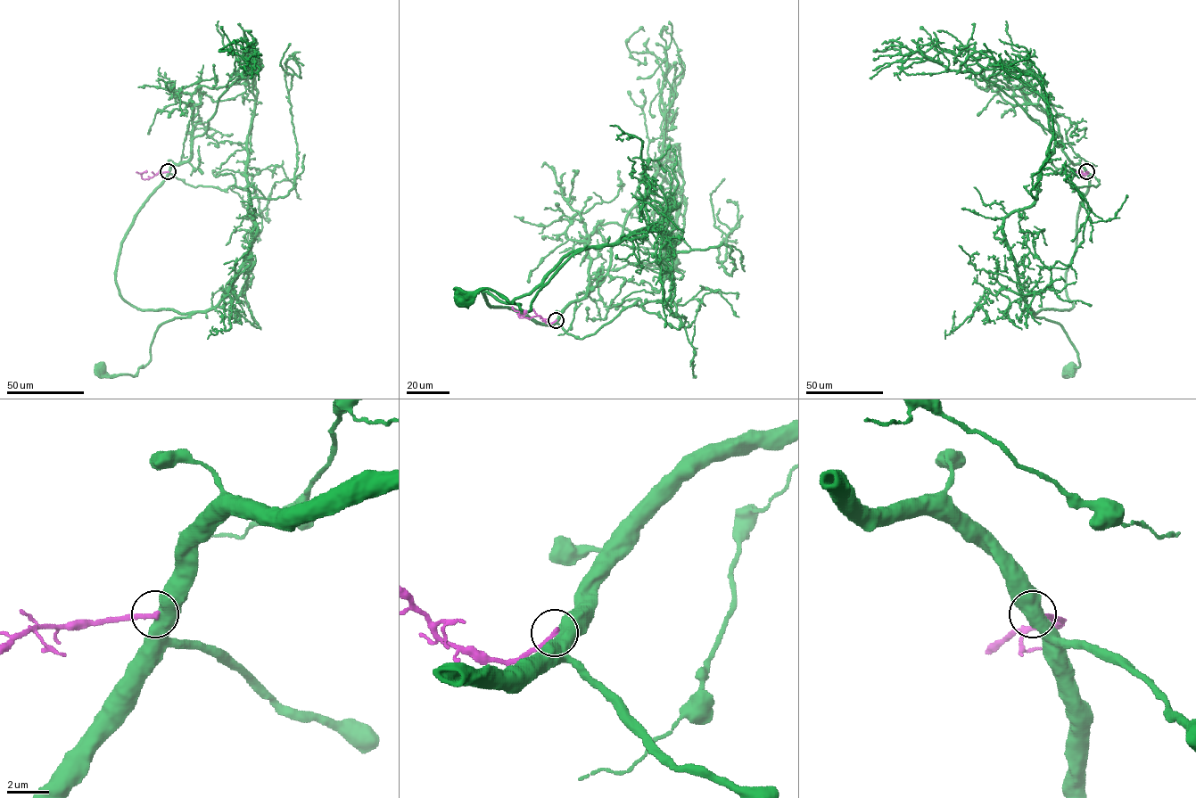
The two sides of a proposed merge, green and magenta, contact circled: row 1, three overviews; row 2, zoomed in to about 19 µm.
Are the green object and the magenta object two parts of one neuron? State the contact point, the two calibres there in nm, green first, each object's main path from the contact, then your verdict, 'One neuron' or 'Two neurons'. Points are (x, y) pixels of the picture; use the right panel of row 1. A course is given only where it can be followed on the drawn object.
Place: (1086, 171). Thickness 600 nm (green) against 260 nm. Course of green: (1086, 171), (1089, 188), (1066, 273), (1073, 306), (1034, 314), (1061, 326), (1079, 363), (1065, 377), (1069, 367). Course of magenta: (1086, 171), (1083, 175), (1084, 179), (1082, 173), (1076, 172). Two neurons

